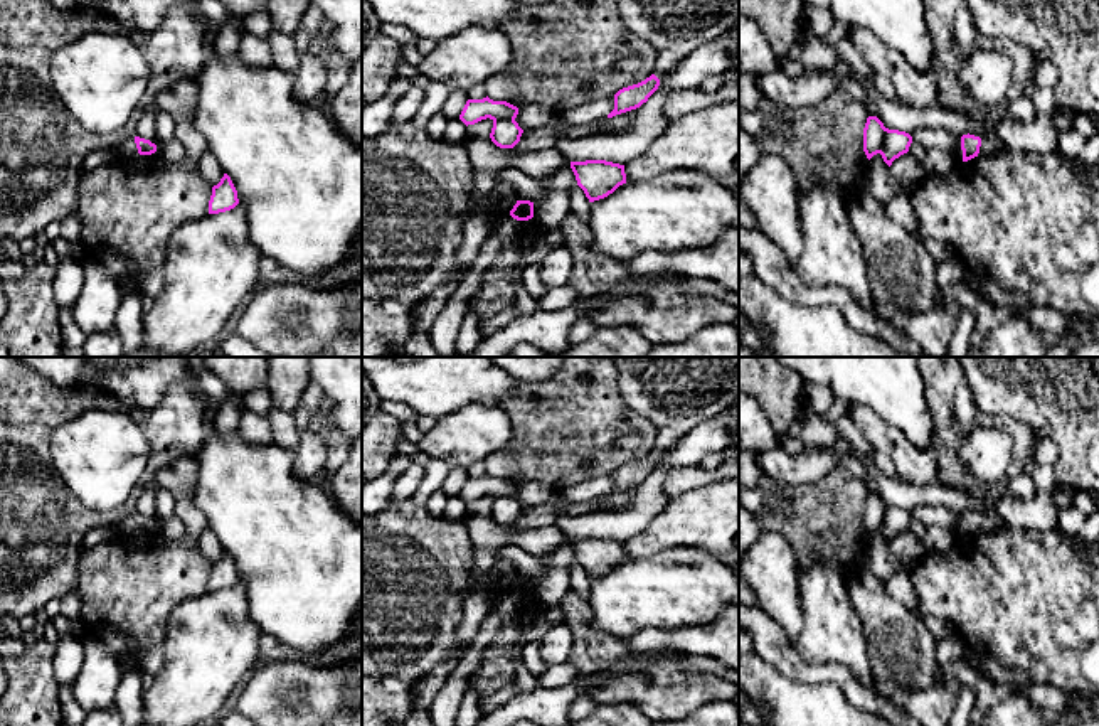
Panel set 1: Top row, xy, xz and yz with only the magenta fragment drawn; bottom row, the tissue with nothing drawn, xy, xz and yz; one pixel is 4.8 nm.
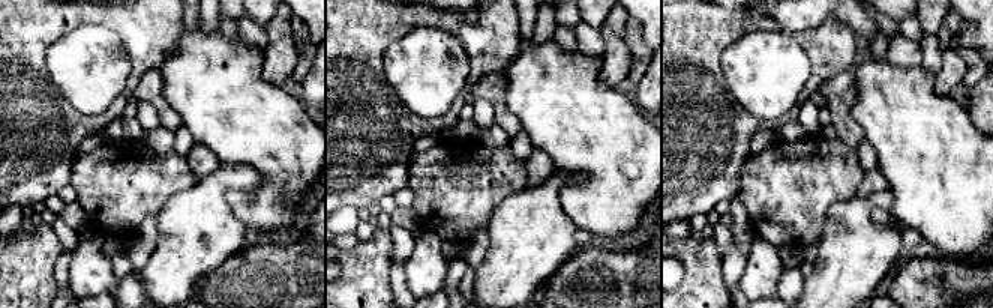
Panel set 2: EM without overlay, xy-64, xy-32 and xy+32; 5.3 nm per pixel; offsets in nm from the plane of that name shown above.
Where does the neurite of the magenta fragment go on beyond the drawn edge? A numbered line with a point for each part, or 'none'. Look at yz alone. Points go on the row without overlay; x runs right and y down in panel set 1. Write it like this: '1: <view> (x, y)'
1: yz (990, 523)

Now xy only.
1: xy (128, 526)

